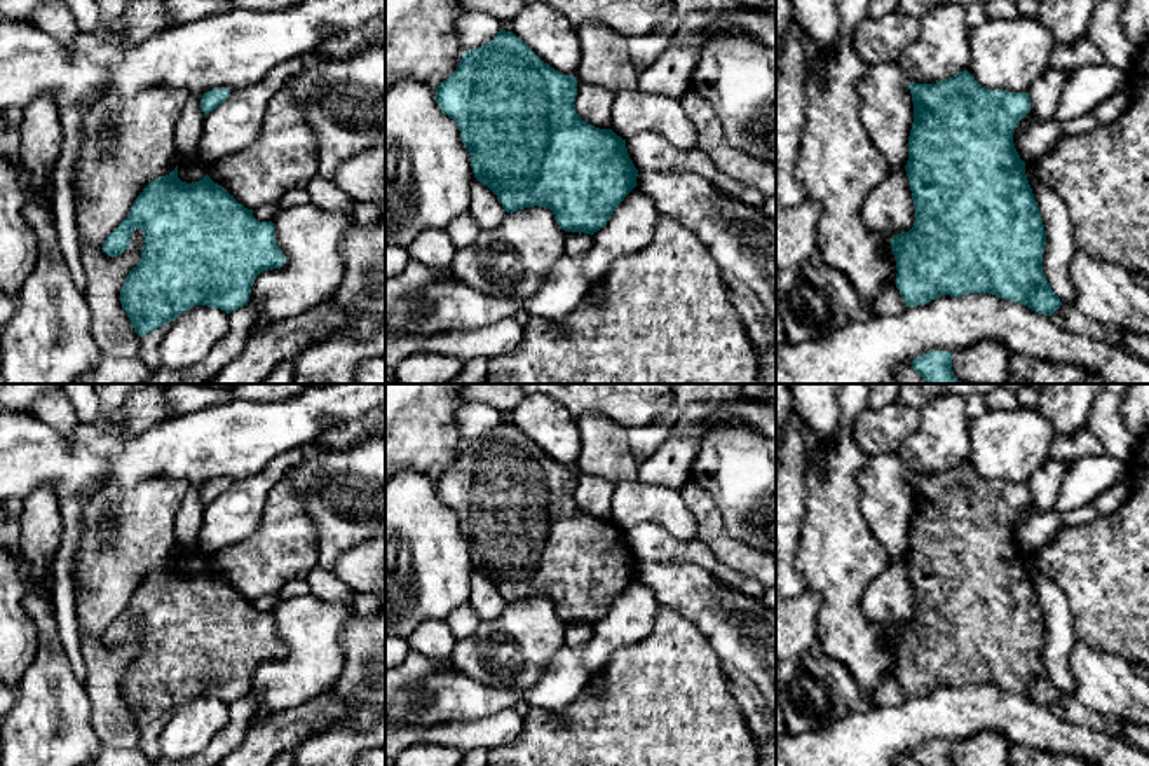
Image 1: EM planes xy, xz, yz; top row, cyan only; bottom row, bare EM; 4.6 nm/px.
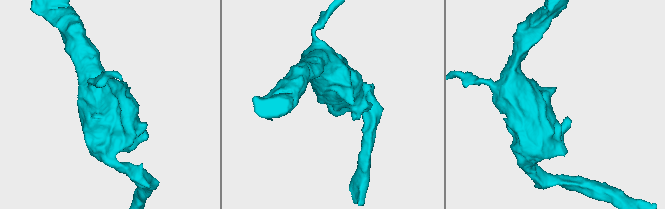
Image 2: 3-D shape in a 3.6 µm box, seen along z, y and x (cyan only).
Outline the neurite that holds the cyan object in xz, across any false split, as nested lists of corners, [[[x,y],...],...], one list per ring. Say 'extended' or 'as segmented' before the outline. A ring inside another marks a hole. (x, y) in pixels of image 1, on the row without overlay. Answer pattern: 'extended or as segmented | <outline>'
as segmented | [[[500,421],[488,434],[464,443],[457,461],[436,478],[436,494],[455,511],[471,546],[474,569],[486,576],[507,604],[523,598],[549,598],[565,623],[595,625],[636,578],[638,560],[629,550],[626,530],[612,520],[584,513],[575,503],[577,471],[544,454],[513,422]]]

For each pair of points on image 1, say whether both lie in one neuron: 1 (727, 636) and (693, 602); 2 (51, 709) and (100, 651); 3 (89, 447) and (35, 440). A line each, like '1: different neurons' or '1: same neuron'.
1: same neuron
2: different neurons
3: same neuron

